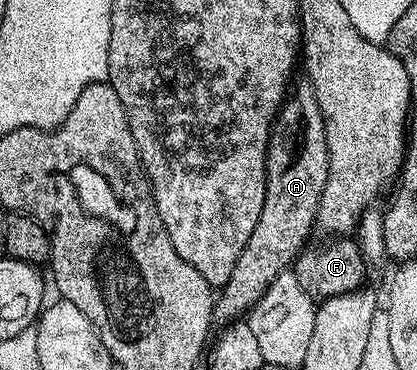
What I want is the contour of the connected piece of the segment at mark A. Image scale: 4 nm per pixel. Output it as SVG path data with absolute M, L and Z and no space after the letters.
M308 82L297 83L283 101L271 127L266 153L264 205L251 237L236 260L231 277L215 297L213 314L217 323L231 323L245 315L272 281L291 267L295 257L303 251L306 238L317 221L320 195L327 184L329 161L326 121L314 87Z

